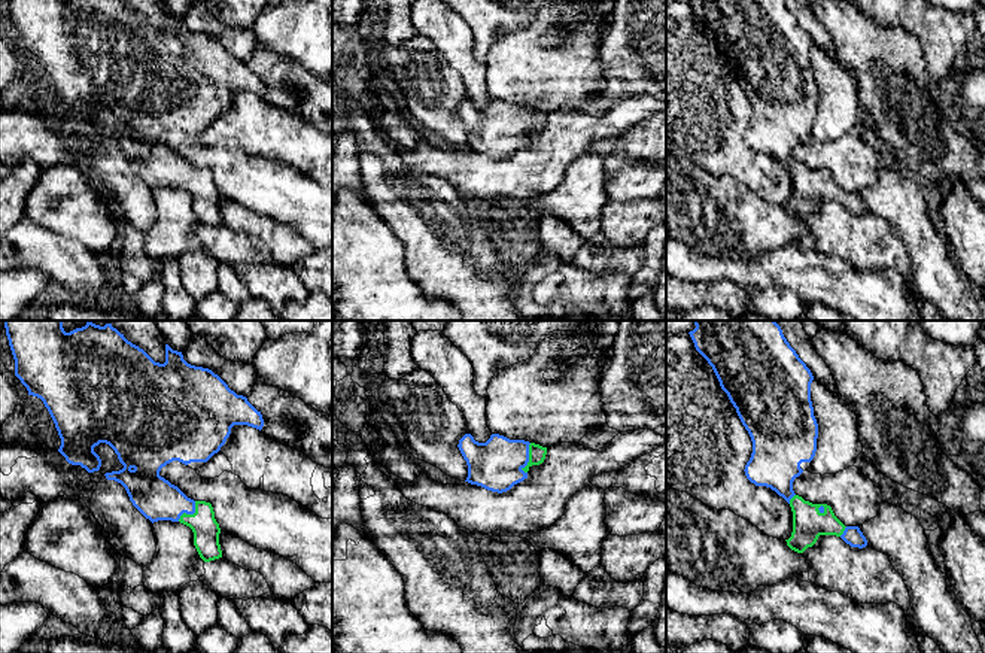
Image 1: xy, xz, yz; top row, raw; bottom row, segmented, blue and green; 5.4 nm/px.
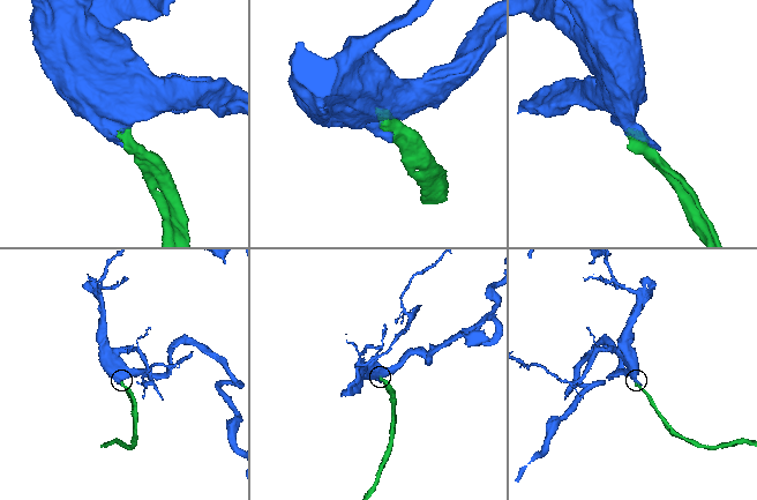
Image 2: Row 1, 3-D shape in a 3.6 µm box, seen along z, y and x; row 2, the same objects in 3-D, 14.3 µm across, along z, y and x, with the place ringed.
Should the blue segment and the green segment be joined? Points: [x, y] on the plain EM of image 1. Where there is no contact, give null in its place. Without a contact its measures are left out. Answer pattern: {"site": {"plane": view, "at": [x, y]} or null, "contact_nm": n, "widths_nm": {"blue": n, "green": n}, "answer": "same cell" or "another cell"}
{"site": {"plane": "xz", "at": [528, 124]}, "contact_nm": 170, "widths_nm": {"blue": 280, "green": 100}, "answer": "same cell"}

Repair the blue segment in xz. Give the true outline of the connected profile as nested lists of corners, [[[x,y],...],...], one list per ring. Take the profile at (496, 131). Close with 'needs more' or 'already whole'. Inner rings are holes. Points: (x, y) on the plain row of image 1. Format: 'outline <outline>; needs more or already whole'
outline [[[465,100],[457,113],[468,131],[465,148],[498,160],[528,145],[529,134],[542,130],[547,121],[547,113],[499,100],[486,109]]]; needs more

